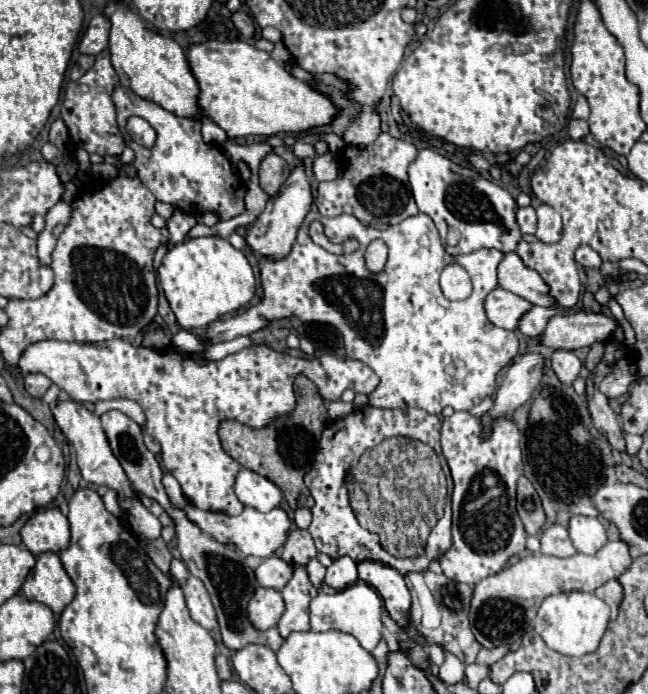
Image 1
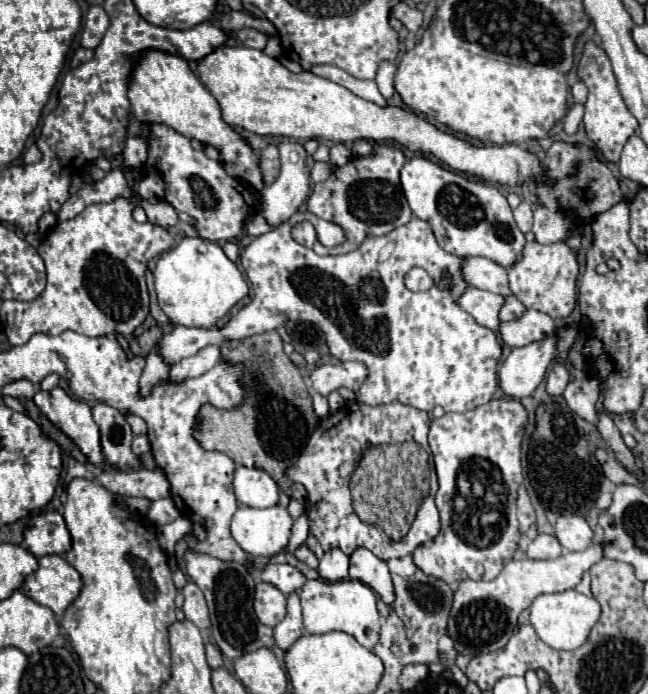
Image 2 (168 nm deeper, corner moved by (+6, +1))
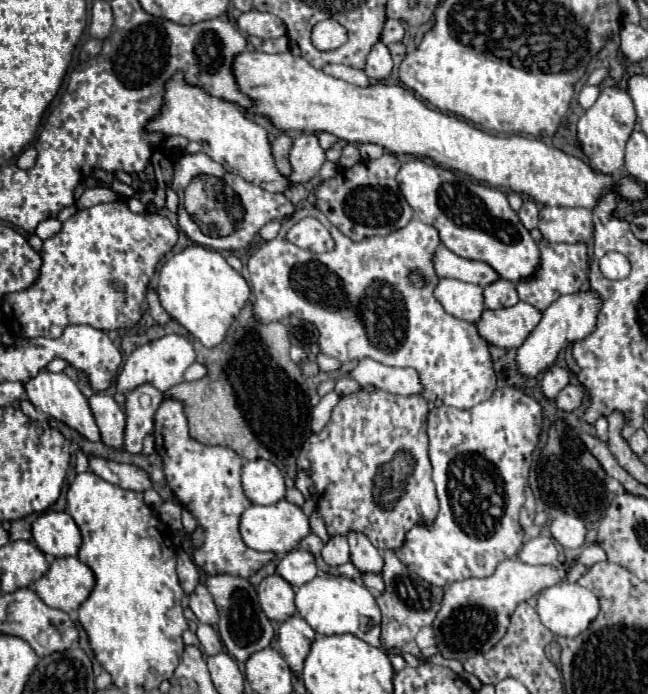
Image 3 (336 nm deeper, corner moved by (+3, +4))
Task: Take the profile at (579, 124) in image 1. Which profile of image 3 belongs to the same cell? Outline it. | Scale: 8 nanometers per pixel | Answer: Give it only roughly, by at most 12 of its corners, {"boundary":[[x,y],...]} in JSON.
{"boundary":[[584,86],[578,96],[582,108],[590,108],[600,86]]}

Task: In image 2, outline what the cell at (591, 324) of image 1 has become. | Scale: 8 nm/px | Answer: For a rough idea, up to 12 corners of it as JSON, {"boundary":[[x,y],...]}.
{"boundary":[[525,311],[501,323],[503,343],[513,349],[557,333],[541,311]]}

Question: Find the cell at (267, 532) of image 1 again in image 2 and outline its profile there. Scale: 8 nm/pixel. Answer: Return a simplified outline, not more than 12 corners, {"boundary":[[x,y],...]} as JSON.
{"boundary":[[239,507],[231,535],[251,557],[291,537],[285,507]]}

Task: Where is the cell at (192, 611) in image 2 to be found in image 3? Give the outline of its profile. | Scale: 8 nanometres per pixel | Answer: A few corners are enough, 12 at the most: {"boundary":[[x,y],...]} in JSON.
{"boundary":[[204,584],[190,594],[188,606],[202,624],[214,626],[218,610]]}

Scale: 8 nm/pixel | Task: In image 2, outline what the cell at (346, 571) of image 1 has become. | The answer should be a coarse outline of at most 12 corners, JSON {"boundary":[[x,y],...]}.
{"boundary":[[327,551],[317,571],[331,583],[349,579],[349,557]]}

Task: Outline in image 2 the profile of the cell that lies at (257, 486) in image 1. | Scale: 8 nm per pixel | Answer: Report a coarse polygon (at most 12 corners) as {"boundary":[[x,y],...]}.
{"boundary":[[239,465],[233,489],[239,503],[273,507],[277,483],[261,469]]}

